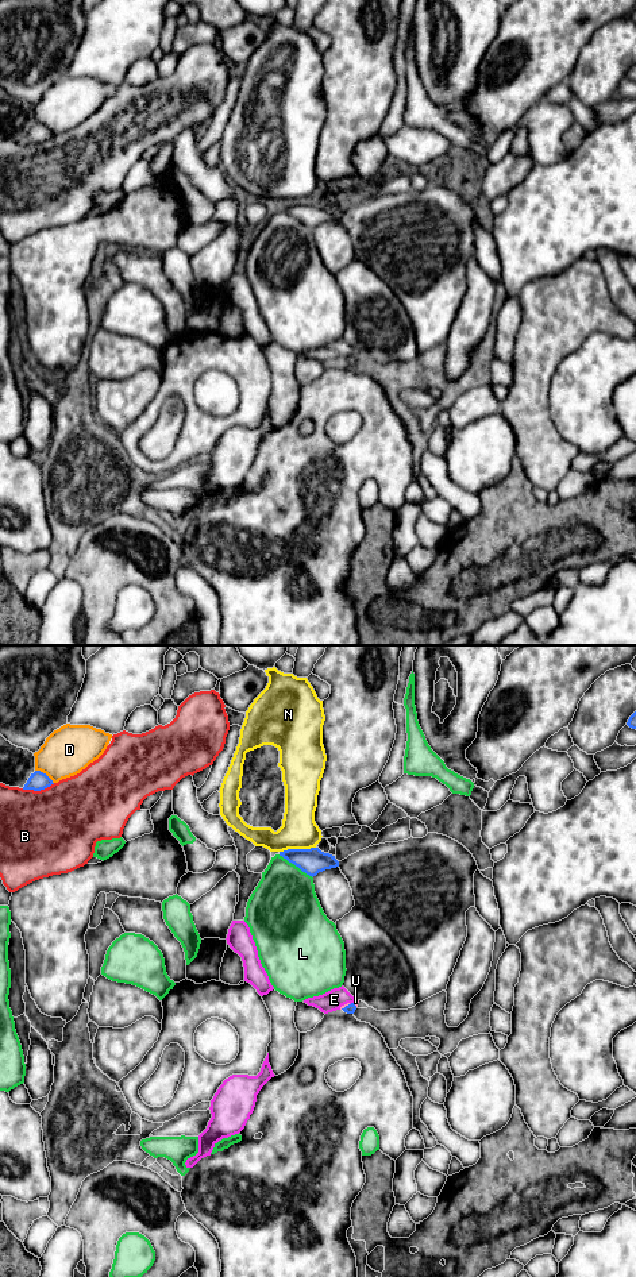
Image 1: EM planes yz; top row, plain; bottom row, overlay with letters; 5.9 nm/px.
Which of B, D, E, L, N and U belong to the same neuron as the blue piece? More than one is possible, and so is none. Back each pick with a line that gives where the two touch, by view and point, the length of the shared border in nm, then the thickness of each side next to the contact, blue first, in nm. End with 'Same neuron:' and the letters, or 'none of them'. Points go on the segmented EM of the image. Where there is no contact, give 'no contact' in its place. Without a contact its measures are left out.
Same neuron: none of them

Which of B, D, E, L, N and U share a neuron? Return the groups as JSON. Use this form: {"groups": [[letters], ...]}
{"groups": [["B"], ["D"], ["E", "U"], ["L"], ["N"]]}

